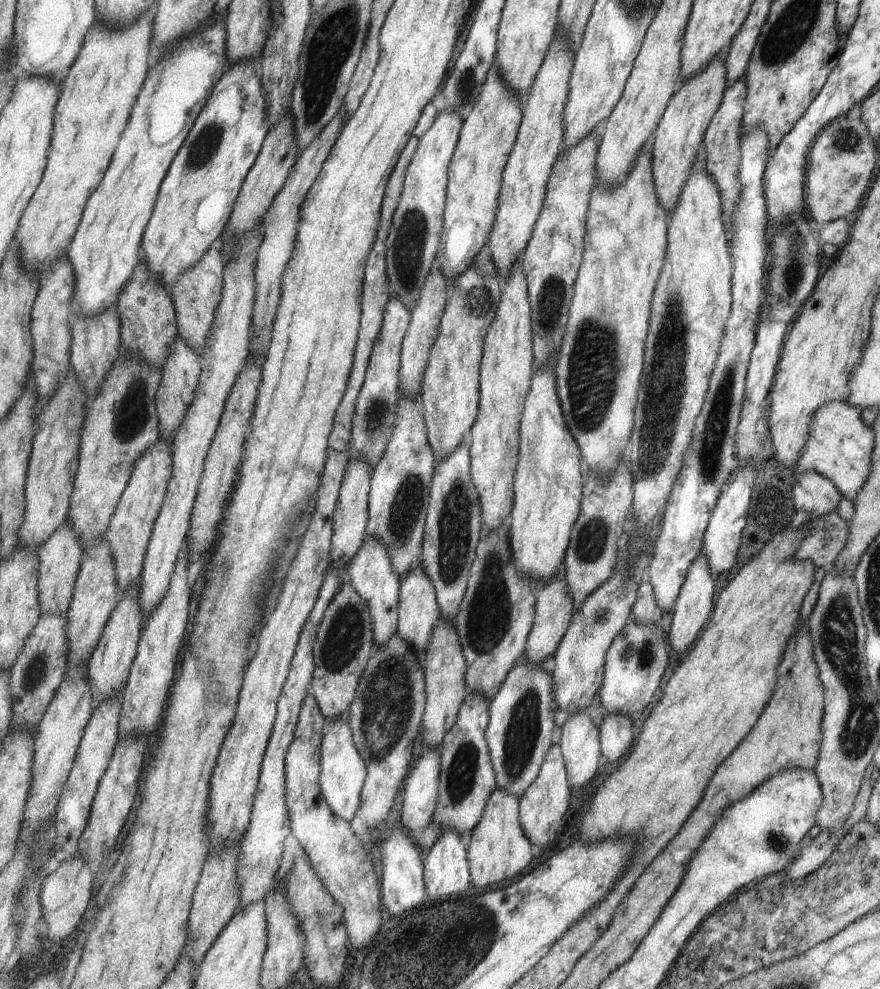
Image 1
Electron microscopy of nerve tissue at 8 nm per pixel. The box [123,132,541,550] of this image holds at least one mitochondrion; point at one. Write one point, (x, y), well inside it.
(411, 239)

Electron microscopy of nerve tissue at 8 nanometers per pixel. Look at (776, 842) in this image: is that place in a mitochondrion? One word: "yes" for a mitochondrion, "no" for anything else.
yes

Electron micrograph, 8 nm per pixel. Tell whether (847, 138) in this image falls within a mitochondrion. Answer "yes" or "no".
yes

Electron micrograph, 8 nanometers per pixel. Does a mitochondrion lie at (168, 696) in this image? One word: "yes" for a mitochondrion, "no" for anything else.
no

